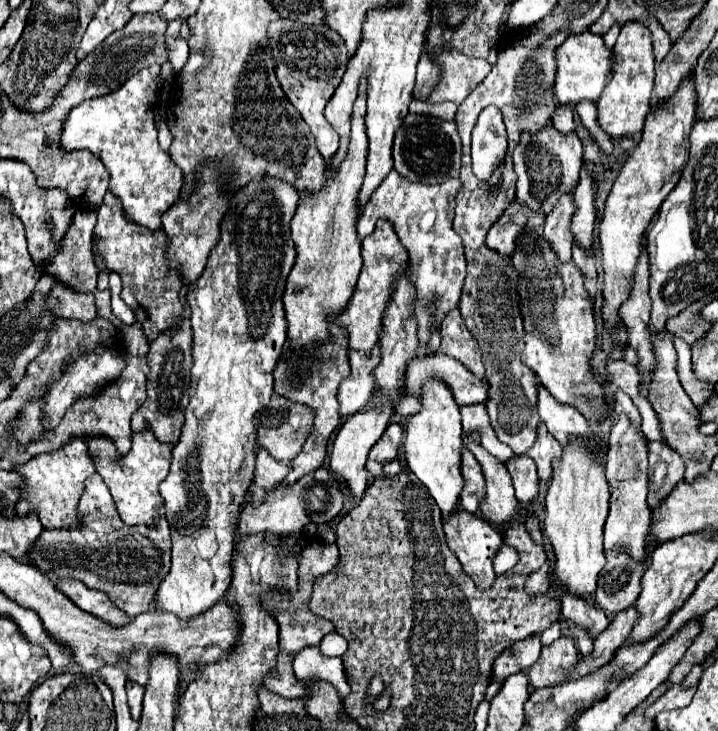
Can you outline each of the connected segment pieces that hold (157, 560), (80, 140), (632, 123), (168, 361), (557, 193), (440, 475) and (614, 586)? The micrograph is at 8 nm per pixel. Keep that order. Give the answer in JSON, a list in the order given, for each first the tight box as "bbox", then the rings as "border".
[{"bbox":[29,474,171,618],"border":[[[99,474],[85,482],[85,492],[79,500],[81,524],[69,530],[43,530],[29,558],[39,570],[53,570],[59,578],[75,578],[89,588],[103,590],[131,618],[149,612],[153,596],[171,564],[171,538],[167,520],[159,526],[127,526],[115,508],[109,488]]]},{"bbox":[61,64,183,230],"border":[[[157,64],[143,68],[117,92],[75,106],[69,112],[61,134],[63,150],[85,148],[103,160],[111,174],[109,188],[121,198],[127,218],[149,230],[161,228],[163,212],[177,202],[183,186],[181,168],[177,168],[169,154],[159,148],[155,120],[149,120],[159,102],[159,70],[161,66]]]},{"bbox":[597,22,653,138],"border":[[[629,22],[621,28],[617,44],[613,46],[613,78],[603,90],[601,100],[597,100],[597,122],[611,138],[643,130],[647,112],[651,108],[653,76],[651,30],[643,24]]]},{"bbox":[131,304,191,444],"border":[[[185,304],[185,318],[179,322],[179,330],[175,332],[163,332],[153,344],[147,354],[151,374],[147,378],[147,400],[139,408],[137,414],[133,414],[131,428],[133,432],[141,432],[151,428],[155,432],[157,440],[177,444],[183,422],[185,422],[185,404],[189,402],[189,386],[191,386],[191,326],[189,326],[189,308]]]},{"bbox":[513,126,583,216],"border":[[[547,126],[539,134],[521,134],[521,142],[513,154],[515,170],[517,170],[517,200],[527,208],[537,208],[545,212],[545,216],[555,208],[561,196],[573,192],[579,180],[579,170],[583,166],[583,146],[575,134],[563,136],[553,126]]]},{"bbox":[403,380,465,516],"border":[[[429,380],[423,386],[423,410],[407,420],[407,434],[403,442],[405,462],[411,472],[429,488],[437,506],[445,516],[459,510],[459,498],[465,488],[465,478],[461,476],[461,450],[463,450],[463,428],[459,406],[453,400],[451,390],[439,382]]]},{"bbox":[595,550,649,618],"border":[[[609,550],[605,556],[607,564],[597,580],[595,600],[597,606],[603,608],[609,618],[613,618],[617,612],[623,612],[635,604],[639,596],[639,580],[647,570],[649,560],[639,566],[635,560],[617,550]]]}]

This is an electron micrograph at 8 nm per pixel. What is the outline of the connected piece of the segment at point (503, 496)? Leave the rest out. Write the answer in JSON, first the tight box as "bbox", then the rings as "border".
{"bbox":[465,438,519,530],"border":[[[465,438],[465,446],[479,460],[485,480],[487,480],[487,496],[481,504],[481,516],[493,526],[497,526],[499,530],[503,530],[509,524],[509,520],[513,520],[519,506],[513,484],[511,484],[511,476],[505,464],[497,460],[493,454],[489,454],[483,446],[471,444],[467,442],[467,438]]]}

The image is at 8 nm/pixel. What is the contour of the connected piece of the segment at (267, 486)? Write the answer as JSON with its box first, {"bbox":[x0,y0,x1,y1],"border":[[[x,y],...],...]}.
{"bbox":[251,448,289,504],"border":[[[261,448],[257,452],[257,468],[255,468],[253,484],[251,484],[253,504],[263,504],[265,496],[277,484],[281,484],[287,474],[289,474],[289,466],[273,460],[273,456],[269,456],[269,452],[265,452],[265,448]]]}

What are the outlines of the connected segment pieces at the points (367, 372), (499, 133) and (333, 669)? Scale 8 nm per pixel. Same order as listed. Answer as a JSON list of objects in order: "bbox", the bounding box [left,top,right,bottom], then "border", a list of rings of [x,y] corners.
[{"bbox":[339,342,381,416],"border":[[[379,342],[373,346],[371,356],[357,350],[349,352],[351,376],[339,386],[341,416],[351,416],[369,404],[373,396],[373,368],[377,368],[377,360],[381,360]]]},{"bbox":[471,106,507,180],"border":[[[491,106],[485,110],[485,115],[480,115],[472,133],[471,158],[475,176],[487,180],[493,166],[505,156],[505,150],[507,136],[501,110]]]},{"bbox":[293,646,351,698],"border":[[[319,646],[301,650],[293,660],[293,670],[295,670],[295,676],[305,684],[329,682],[333,688],[337,688],[341,698],[345,698],[351,692],[341,658],[323,656],[319,652]]]}]

